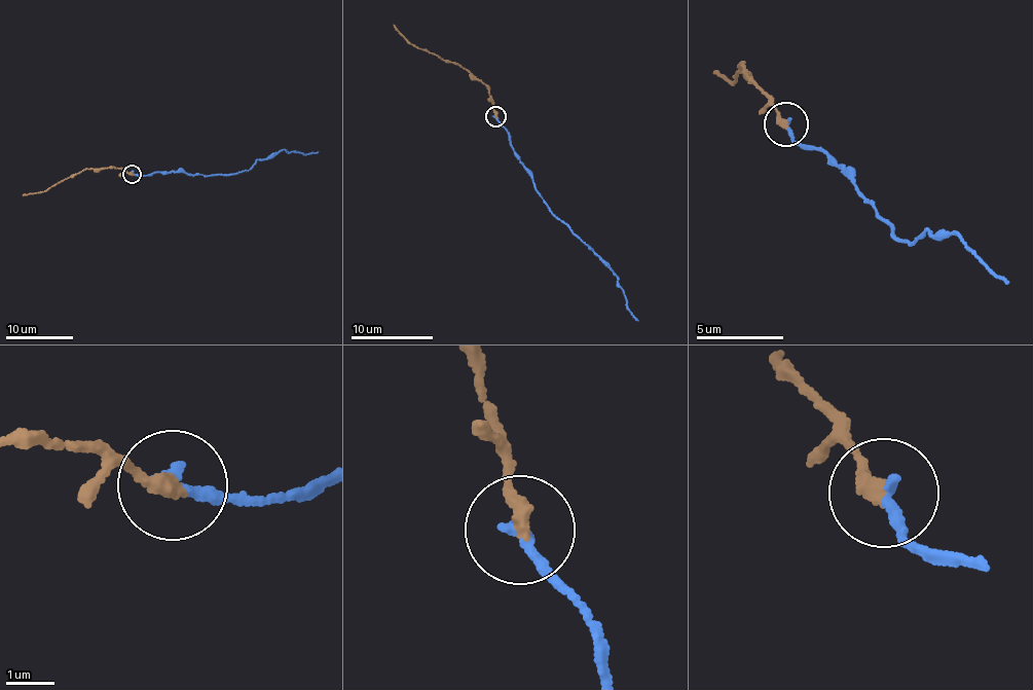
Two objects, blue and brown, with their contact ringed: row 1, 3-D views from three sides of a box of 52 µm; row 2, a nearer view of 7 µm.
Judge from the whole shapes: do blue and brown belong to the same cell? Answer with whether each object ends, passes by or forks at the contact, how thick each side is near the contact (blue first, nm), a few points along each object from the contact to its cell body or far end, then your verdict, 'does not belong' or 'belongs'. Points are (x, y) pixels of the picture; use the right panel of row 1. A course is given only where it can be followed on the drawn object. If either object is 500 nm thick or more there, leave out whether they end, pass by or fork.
blue ends there; brown ends there; 240 nm thick on the blue side, 320 nm on the other; blue runs (785, 124), (798, 142), (851, 172), (897, 239), (914, 246), (926, 232), (938, 240), (953, 232), (1007, 280); brown runs (785, 124), (753, 86), (743, 64), (733, 84), (714, 68); belongs

